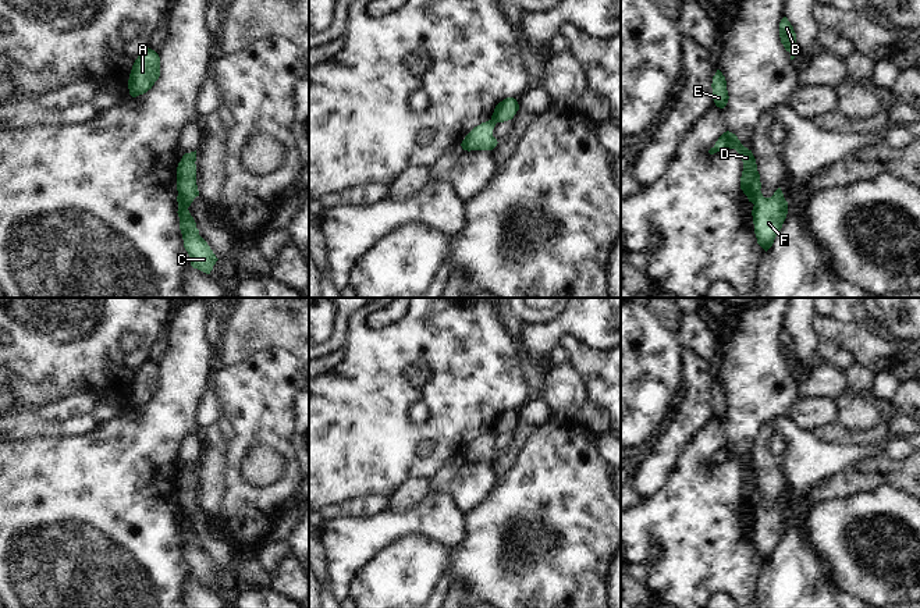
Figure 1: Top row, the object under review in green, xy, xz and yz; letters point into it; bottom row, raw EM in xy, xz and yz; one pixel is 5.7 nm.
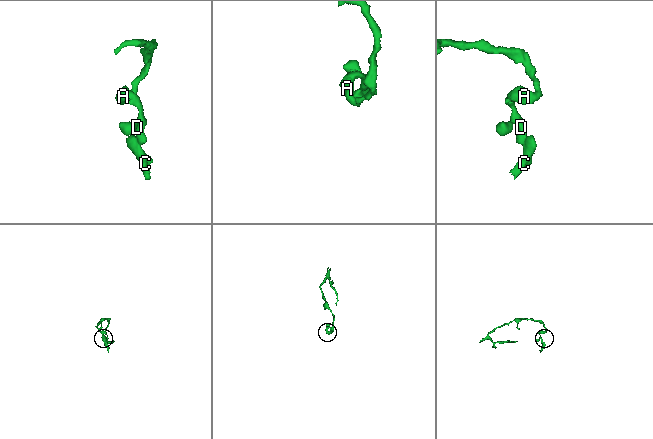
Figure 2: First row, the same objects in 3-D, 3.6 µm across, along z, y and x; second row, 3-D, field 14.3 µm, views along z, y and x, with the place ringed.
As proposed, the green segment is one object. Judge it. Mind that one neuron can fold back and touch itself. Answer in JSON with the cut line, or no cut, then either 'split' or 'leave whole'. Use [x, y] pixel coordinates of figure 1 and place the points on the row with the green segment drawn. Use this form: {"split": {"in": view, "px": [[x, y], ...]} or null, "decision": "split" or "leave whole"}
{"split": {"in": "xy", "px": [[178, 192], [187, 208]]}, "decision": "split"}

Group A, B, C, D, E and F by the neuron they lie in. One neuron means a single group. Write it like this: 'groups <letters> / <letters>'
groups A B D E / C F

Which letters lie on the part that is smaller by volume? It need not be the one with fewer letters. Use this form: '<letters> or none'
C, F

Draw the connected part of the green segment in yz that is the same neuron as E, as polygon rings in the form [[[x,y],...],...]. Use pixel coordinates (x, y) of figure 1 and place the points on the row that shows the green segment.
[[[717,70],[715,75],[713,77],[713,100],[717,107],[724,109],[728,103],[728,90],[727,90],[727,81],[725,77],[720,70]]]

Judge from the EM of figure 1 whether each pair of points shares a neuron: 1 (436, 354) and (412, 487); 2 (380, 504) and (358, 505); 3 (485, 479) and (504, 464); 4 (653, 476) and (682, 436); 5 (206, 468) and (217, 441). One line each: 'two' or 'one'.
1: two
2: one
3: two
4: one
5: two

